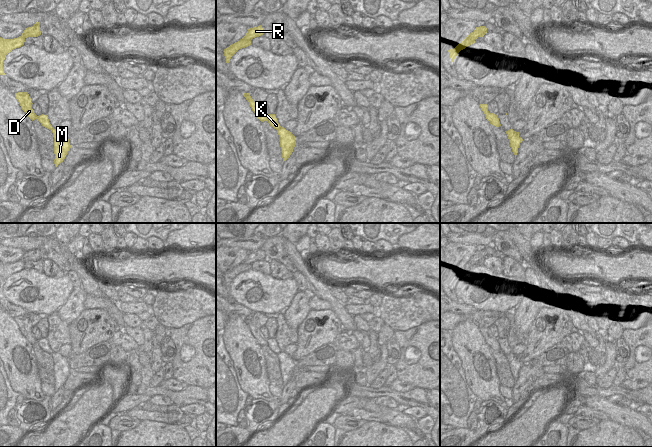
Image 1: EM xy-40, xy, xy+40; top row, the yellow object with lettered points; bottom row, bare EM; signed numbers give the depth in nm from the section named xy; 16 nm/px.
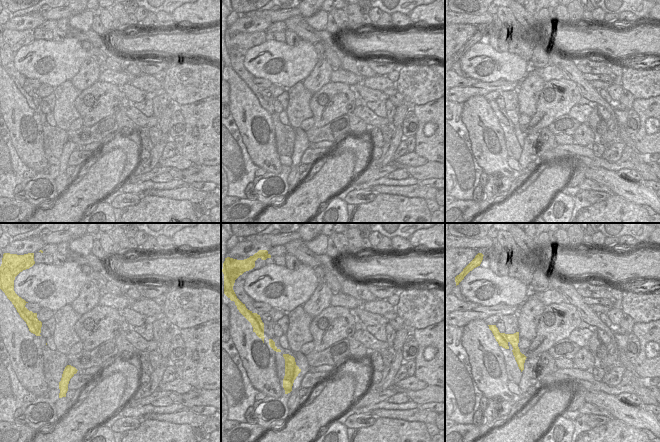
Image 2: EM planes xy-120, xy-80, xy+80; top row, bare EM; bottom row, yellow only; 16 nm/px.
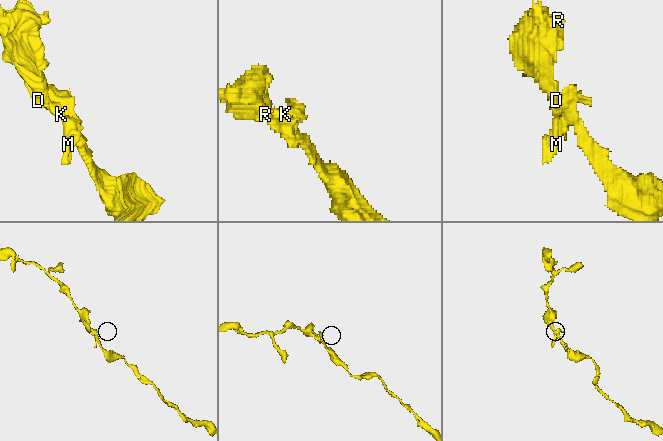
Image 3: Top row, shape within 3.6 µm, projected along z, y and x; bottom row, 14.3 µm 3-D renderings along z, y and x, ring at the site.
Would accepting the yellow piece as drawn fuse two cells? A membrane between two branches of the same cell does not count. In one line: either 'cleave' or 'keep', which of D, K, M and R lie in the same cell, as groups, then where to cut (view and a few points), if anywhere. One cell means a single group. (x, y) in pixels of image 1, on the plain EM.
keep; D K M R; no cut

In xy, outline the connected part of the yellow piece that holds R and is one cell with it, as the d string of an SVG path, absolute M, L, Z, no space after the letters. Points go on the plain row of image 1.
M262 249L258 251L249 252L246 259L240 263L238 266L230 269L224 273L224 280L226 282L226 287L230 286L231 281L239 274L251 269L251 264L255 261L263 259Z

